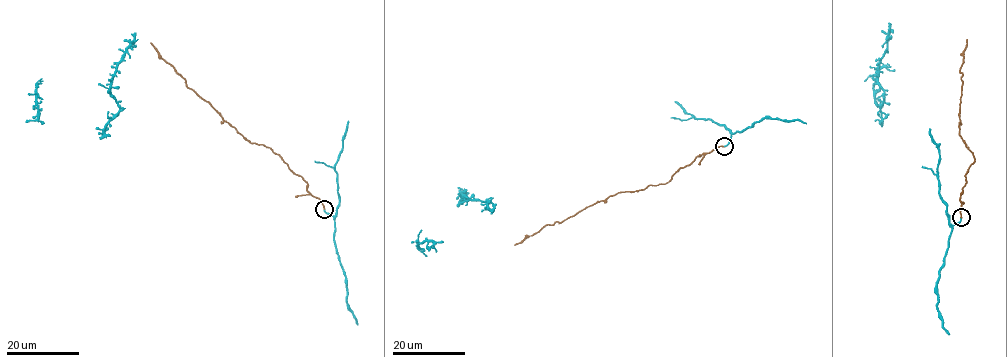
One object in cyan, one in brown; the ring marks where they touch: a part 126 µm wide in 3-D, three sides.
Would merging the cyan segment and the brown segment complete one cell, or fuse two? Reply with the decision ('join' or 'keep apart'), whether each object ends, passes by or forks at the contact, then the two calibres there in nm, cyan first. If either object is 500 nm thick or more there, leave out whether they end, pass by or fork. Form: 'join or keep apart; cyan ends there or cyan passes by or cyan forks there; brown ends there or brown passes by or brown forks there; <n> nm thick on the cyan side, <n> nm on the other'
join; cyan ends there; brown ends there; 190 nm thick on the cyan side, 180 nm on the other

